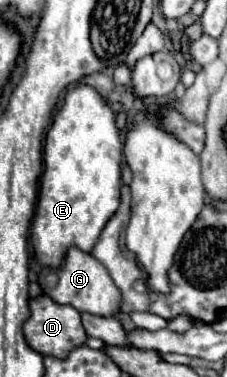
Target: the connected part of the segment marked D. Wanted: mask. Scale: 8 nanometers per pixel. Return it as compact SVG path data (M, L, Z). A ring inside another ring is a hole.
M42 295L36 301L30 301L30 309L32 309L32 315L26 321L24 337L34 351L38 351L42 355L52 355L52 357L64 359L64 357L68 357L68 353L72 349L82 347L86 343L88 335L84 333L80 313L72 305L58 305L48 295Z

